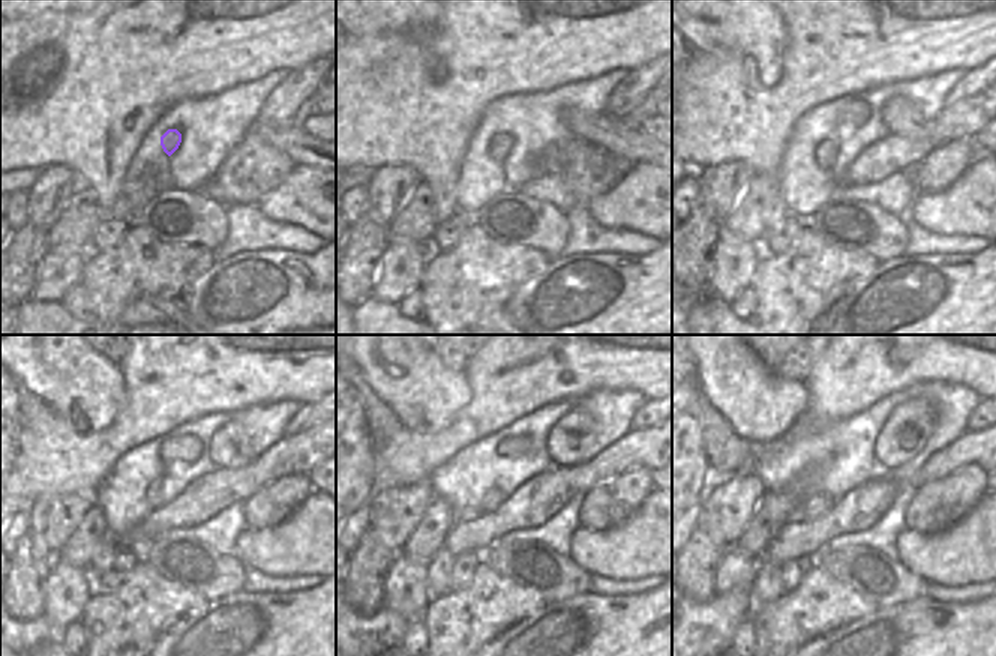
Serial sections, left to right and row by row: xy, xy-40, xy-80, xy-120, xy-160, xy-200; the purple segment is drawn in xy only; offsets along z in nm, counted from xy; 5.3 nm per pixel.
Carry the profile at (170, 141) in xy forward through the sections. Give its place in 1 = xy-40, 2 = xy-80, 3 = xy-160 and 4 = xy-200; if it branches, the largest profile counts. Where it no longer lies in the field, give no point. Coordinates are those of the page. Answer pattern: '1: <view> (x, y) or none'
1: xy-40 (500, 146)
2: xy-80 (825, 153)
3: xy-160 (492, 500)
4: xy-200 (816, 506)

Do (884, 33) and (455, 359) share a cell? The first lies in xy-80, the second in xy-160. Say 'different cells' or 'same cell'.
different cells

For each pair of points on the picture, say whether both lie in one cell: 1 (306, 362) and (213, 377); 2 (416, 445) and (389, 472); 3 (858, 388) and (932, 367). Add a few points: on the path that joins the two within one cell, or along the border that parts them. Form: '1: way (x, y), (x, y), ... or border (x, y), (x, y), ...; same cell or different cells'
1: way (284, 365), (236, 365); same cell
2: way (410, 451), (395, 466); same cell
3: way (876, 376), (897, 376), (914, 367); same cell

